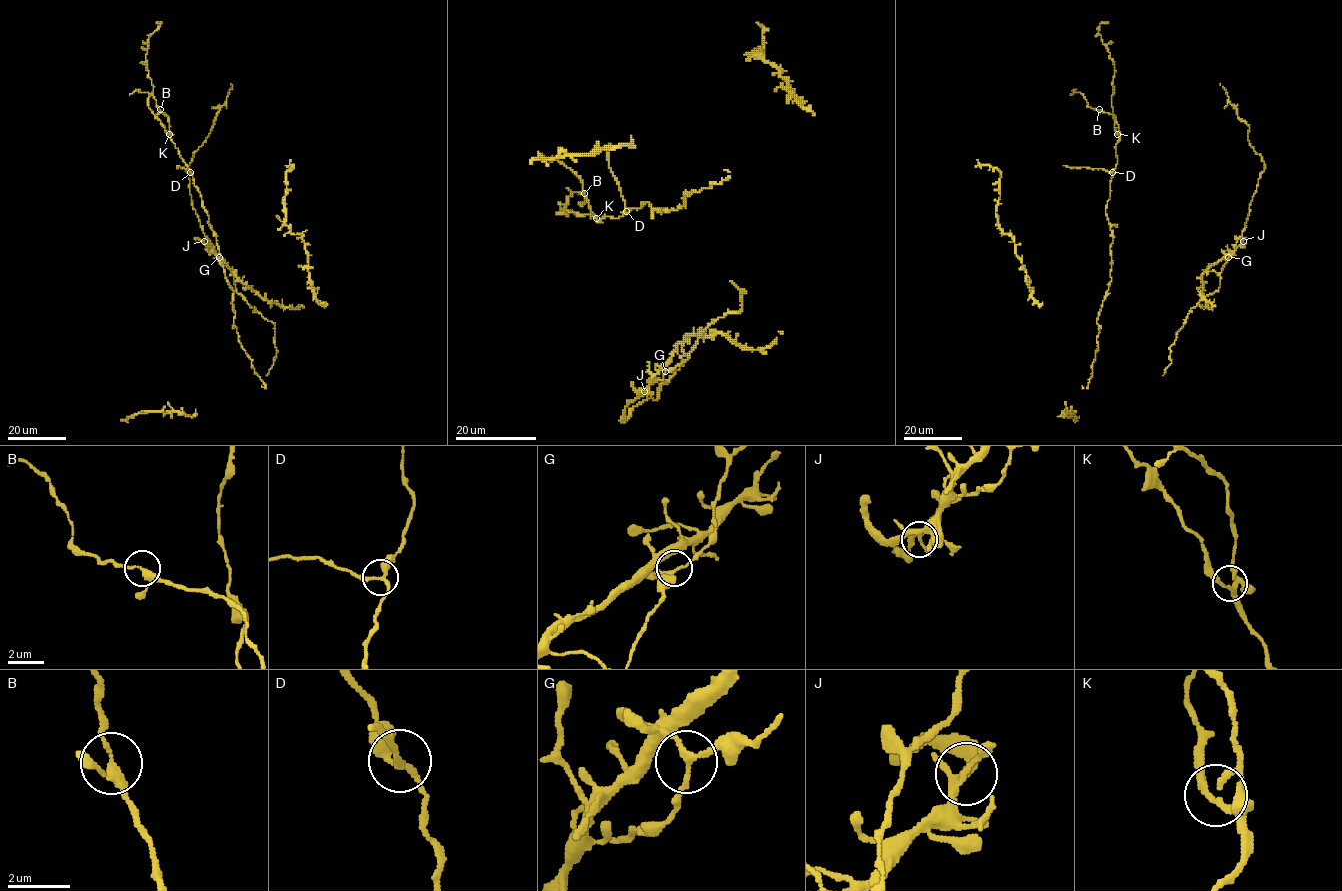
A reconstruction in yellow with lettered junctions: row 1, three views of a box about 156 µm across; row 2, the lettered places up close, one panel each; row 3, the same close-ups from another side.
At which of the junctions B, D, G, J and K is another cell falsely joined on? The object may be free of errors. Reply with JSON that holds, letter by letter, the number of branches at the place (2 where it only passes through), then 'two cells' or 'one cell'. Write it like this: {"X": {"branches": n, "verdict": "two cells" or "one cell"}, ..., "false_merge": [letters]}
{"B": {"branches": 3, "verdict": "one cell"}, "D": {"branches": 3, "verdict": "two cells"}, "G": {"branches": 3, "verdict": "one cell"}, "J": {"branches": 3, "verdict": "one cell"}, "K": {"branches": 3, "verdict": "one cell"}, "false_merge": ["D"]}

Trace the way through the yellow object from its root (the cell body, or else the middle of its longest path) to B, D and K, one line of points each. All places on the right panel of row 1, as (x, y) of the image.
B: (1095, 359), (1100, 329), (1096, 320), (1111, 281), (1113, 235), (1106, 207), (1119, 140), (1115, 117), (1098, 109)
D: (1095, 359), (1100, 329), (1096, 320), (1111, 281), (1113, 235), (1106, 207), (1112, 172)
K: (1095, 359), (1100, 329), (1096, 320), (1111, 281), (1113, 235), (1106, 207), (1117, 161), (1117, 134)

